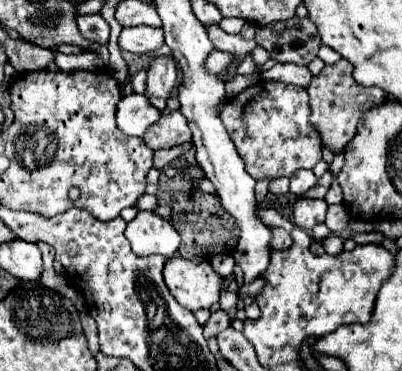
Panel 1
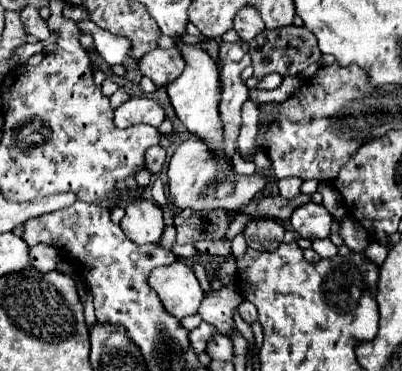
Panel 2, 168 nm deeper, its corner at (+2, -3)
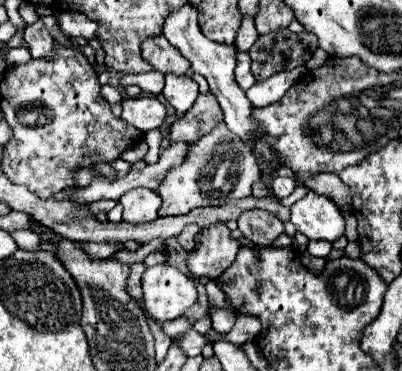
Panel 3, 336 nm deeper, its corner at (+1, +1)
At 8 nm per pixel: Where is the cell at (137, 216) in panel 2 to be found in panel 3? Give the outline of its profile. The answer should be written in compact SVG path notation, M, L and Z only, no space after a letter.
M134 188L120 198L120 204L124 206L124 222L146 224L158 218L160 196L156 192L150 192L148 188Z

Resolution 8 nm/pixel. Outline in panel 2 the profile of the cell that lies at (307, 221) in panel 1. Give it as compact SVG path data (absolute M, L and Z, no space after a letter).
M307 202L307 204L299 206L293 212L289 222L291 222L293 230L301 238L307 238L307 240L327 238L331 234L331 226L333 226L333 218L325 210L325 206L323 204L315 204L315 202Z

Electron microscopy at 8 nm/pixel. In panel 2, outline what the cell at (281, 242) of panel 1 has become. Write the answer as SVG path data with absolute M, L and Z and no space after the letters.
M253 218L245 224L243 234L249 248L261 250L261 252L263 250L273 252L283 242L285 228L281 222L271 220L271 218Z

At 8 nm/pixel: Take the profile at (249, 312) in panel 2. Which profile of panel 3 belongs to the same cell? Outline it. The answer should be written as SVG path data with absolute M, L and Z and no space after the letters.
M236 314L236 324L228 334L218 334L214 329L206 332L204 337L211 343L218 340L230 340L232 344L244 344L248 340L254 340L260 332L262 324L258 316L252 314Z

